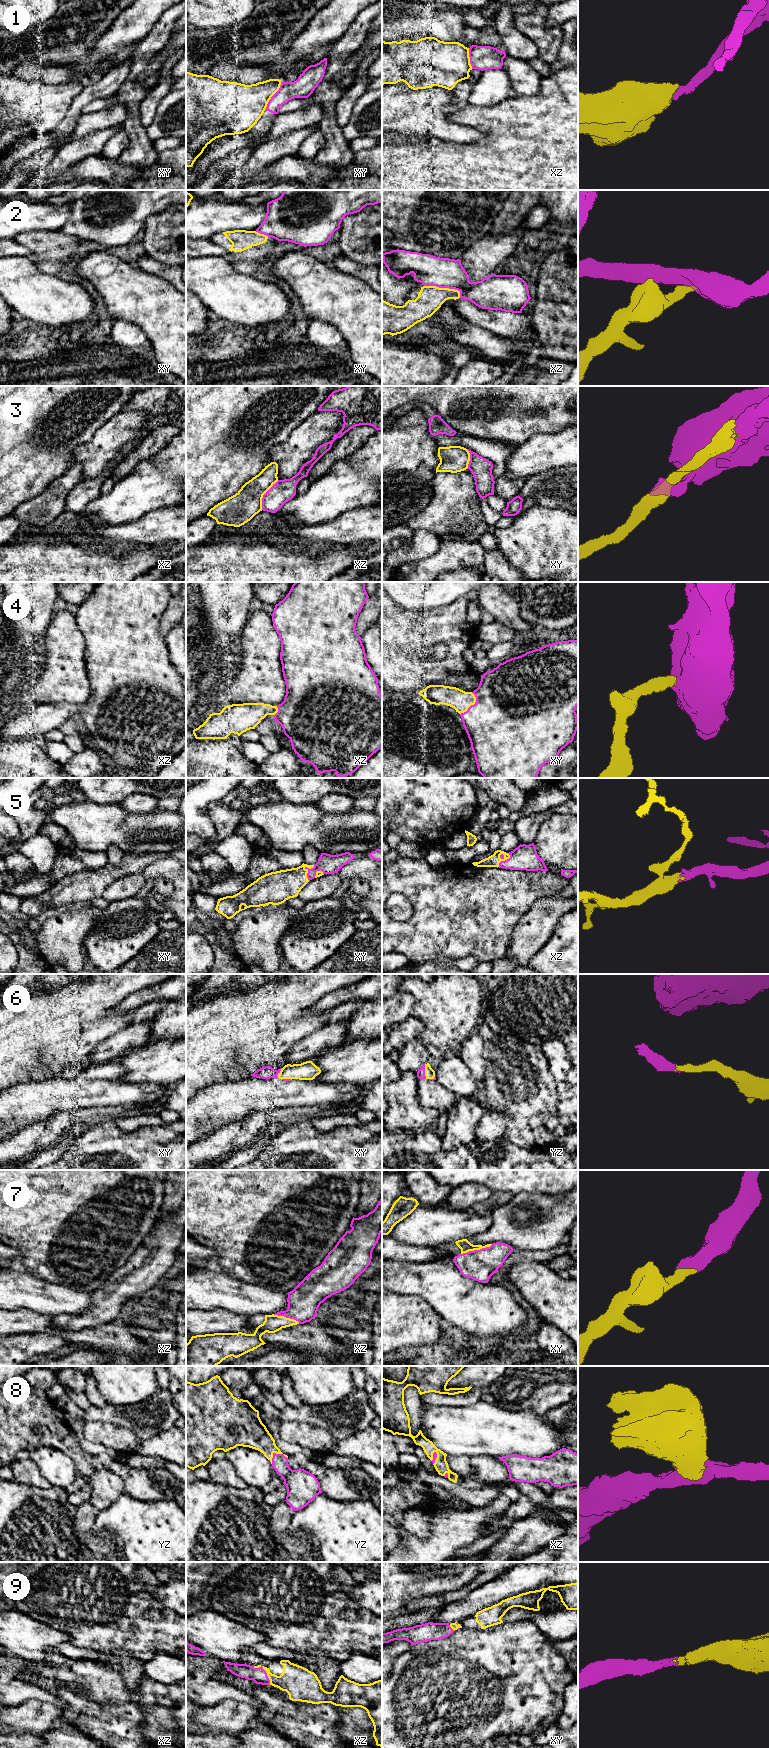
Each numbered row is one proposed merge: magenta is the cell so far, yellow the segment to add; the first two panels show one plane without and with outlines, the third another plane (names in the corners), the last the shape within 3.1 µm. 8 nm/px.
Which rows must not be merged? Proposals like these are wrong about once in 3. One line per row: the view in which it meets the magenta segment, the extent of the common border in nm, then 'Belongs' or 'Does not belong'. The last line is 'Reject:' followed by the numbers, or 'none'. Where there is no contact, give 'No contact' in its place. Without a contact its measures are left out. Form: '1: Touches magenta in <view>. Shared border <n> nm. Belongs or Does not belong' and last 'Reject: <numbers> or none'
1: Touches magenta in xy. Shared border 260 nm. Does not belong
2: Touches magenta in xz. Shared border 320 nm. Does not belong
3: Touches magenta in xz. Shared border 280 nm. Does not belong
4: Touches magenta in xy. Shared border 200 nm. Belongs
5: Touches magenta in xz. Shared border 140 nm. Belongs
6: Touches magenta in yz. Shared border 120 nm. Belongs
7: Touches magenta in xy. Shared border 260 nm. Belongs
8: Touches magenta in yz. Shared border 140 nm. Belongs
9: Touches magenta in xz. Shared border 200 nm. Belongs
Reject: 1, 2, 3

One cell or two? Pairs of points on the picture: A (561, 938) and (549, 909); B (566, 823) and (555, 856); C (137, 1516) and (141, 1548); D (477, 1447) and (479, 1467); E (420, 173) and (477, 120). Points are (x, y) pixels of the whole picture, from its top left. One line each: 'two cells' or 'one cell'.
A: two cells
B: one cell
C: one cell
D: two cells
E: one cell

